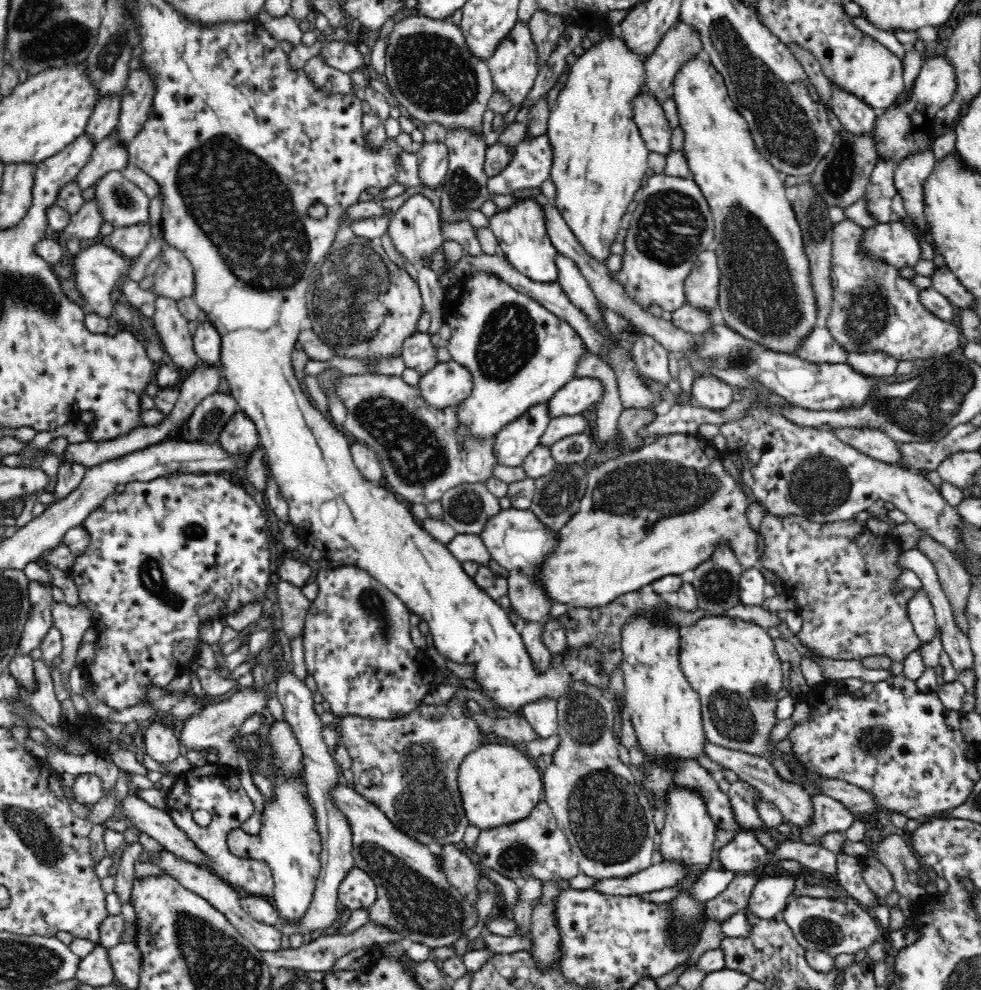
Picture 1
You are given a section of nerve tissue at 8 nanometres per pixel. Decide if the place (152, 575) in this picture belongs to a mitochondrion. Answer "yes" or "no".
yes

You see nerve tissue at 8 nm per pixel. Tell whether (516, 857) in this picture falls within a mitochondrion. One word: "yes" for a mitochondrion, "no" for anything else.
yes

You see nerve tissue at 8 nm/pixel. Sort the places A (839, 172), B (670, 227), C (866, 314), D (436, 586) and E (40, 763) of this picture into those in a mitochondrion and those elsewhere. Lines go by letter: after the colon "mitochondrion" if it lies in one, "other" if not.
A: mitochondrion
B: mitochondrion
C: mitochondrion
D: other
E: other

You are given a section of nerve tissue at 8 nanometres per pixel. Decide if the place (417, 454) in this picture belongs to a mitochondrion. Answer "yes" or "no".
yes

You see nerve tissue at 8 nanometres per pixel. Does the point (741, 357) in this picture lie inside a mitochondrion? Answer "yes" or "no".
yes

